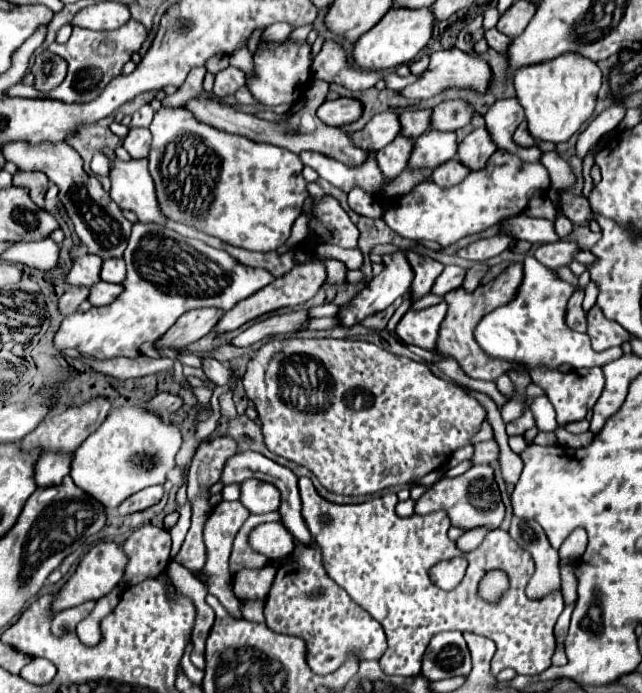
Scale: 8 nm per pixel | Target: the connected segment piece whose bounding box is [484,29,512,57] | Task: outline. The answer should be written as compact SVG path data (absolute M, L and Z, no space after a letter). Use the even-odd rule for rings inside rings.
M488 29L486 31L486 41L488 41L488 45L494 49L494 51L498 51L502 57L506 57L508 55L508 47L510 47L510 37L506 37L506 35L502 35L500 31L496 31L496 29Z

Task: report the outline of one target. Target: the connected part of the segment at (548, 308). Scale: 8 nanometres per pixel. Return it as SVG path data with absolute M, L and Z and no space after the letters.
M528 255L524 259L524 281L518 287L518 293L510 303L482 317L482 321L474 329L476 343L488 357L514 363L512 371L516 373L530 373L538 367L556 369L562 363L568 363L574 369L602 367L606 365L606 361L620 357L622 349L608 349L602 353L592 351L586 333L576 333L566 325L566 305L572 291L572 285L562 281L556 271L544 267L536 261L536 257Z

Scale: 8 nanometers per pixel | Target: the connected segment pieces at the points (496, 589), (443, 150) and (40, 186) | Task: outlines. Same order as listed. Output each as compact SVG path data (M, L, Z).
M488 571L486 577L478 583L478 595L488 603L496 603L508 591L508 587L510 581L504 571Z
M428 131L422 133L414 141L414 149L408 161L410 169L436 169L442 163L456 157L456 133L442 133L442 131Z
M20 171L18 175L14 175L14 185L30 189L32 201L34 201L40 209L44 209L44 195L46 195L46 191L48 191L48 177L46 177L44 173L38 173L38 171L34 171L34 173L24 173L24 171Z

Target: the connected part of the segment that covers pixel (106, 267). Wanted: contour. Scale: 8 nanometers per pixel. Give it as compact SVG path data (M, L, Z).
M118 257L118 259L110 259L110 261L104 261L100 277L102 277L102 281L106 281L106 283L122 283L124 277L126 277L124 261L122 261L120 257Z

